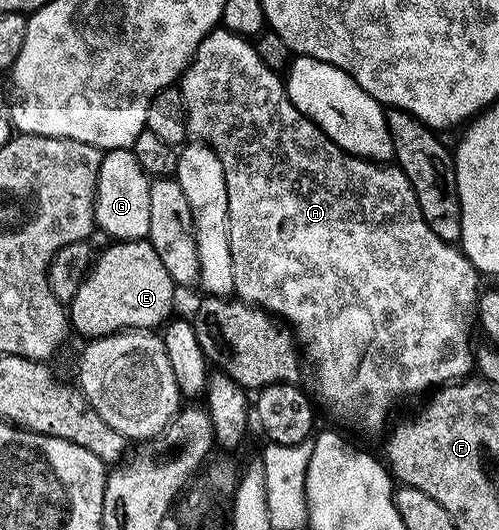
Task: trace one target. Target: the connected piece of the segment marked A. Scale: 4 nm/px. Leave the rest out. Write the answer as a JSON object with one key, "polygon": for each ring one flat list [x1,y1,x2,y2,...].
{"polygon":[[224,27,212,29,207,36,201,40,197,50,193,52,193,60,189,62,189,65,185,68,185,72,182,73,179,78,179,88,185,109,185,128,188,136,200,141,202,145,209,146,219,159,219,163,223,163,223,175,227,179,227,223,225,226,227,227,229,250,231,251,233,293,236,294,240,300,244,301,245,304,263,309,266,313,272,315,274,318,280,319,282,322,289,321,290,326,288,325,288,328,291,330,291,333,291,328,293,328,293,333,297,336,297,341,301,344,301,349,305,352,306,359,313,364,313,385,317,388,318,395,321,396,321,405,335,420,346,421,349,425,358,425,361,429,381,429,385,425,385,420,389,417,389,408,392,407,393,400,395,400,396,397,413,397,416,393,425,395,450,381,460,381,470,376,471,370,475,365,475,349,472,344,469,346,468,321,471,321,470,314,474,312,477,303,477,294,479,292,477,280,479,280,479,274,474,265,466,259,465,254,461,252,460,248,458,248,454,242,439,239,439,236,435,235,435,231,426,223,423,214,421,214,419,203,416,201,416,193,409,185,409,181,401,168,398,168,397,165,393,163,381,164,363,157,356,157,354,153,346,153,345,150,337,146,316,123,311,119,307,119,293,106,285,90,284,80,282,80,280,76,276,77,276,75,265,66,264,59,249,45,252,44,250,44,246,38,241,37,237,33,232,33,230,29]]}

